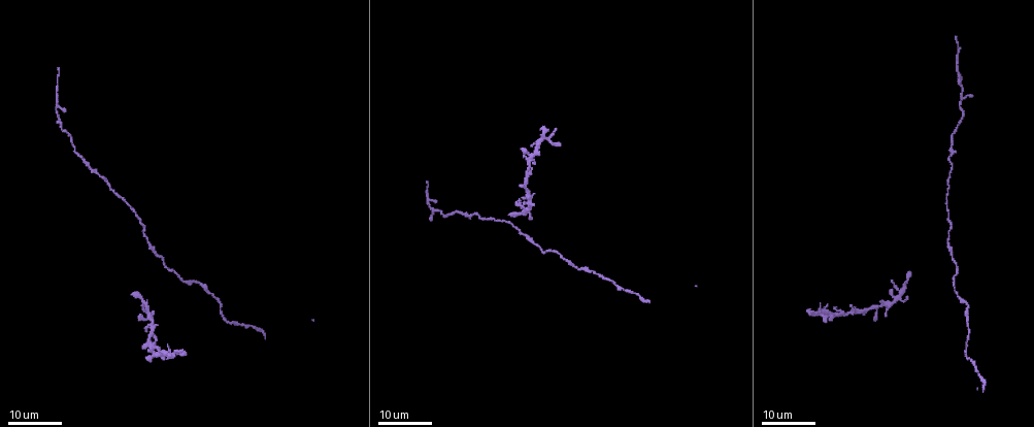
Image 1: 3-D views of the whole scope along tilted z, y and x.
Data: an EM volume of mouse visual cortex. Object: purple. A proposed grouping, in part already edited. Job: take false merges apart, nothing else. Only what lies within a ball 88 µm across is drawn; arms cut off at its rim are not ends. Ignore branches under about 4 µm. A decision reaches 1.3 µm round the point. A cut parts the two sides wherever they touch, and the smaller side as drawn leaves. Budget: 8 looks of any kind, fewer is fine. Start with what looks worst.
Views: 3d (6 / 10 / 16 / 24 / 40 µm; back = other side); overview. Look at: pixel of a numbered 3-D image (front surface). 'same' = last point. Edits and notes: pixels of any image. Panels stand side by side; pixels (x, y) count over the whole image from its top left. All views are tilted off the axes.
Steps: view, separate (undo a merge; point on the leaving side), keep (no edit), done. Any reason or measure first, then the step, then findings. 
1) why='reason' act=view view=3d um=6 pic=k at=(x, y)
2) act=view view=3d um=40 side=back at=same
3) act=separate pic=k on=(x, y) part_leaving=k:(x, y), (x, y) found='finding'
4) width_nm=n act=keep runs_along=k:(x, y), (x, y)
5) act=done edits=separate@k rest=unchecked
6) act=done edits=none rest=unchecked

why='three-way junction' act=view view=3d um=16 pic=1 at=(94, 171)

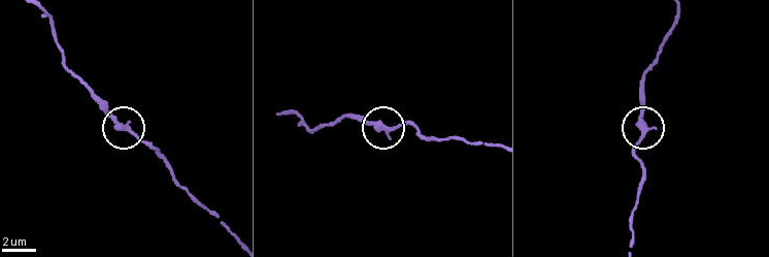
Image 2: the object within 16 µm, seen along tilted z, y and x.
why='closer look' act=view view=3d um=6 pic=2 at=(133, 132)

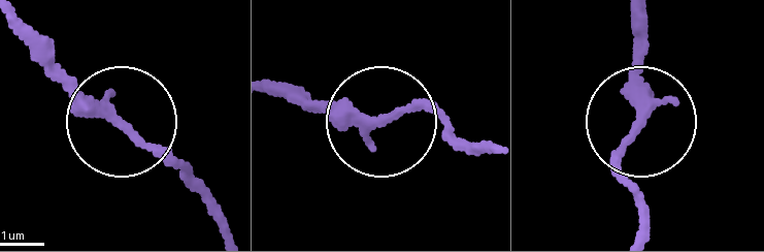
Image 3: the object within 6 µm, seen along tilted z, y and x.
act=keep runs_along=3:(641, 224), (620, 156), (640, 105), (636, 9) found='one cell here'

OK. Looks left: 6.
why='thin neck' act=view view=3d um=16 pic=1 at=(961, 89)

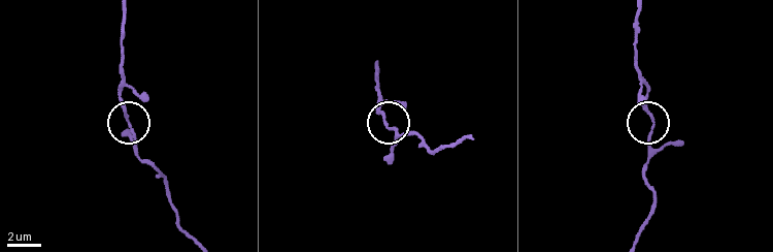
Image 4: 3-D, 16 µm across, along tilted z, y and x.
act=view view=3d um=6 pic=4 at=(132, 128)

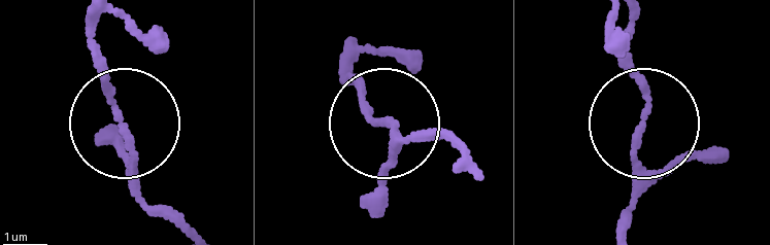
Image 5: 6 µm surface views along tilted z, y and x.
act=keep runs_along=5:(467, 161), (432, 134), (378, 117), (343, 64) found='one cell here'

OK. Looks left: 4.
act=view view=3d um=24 pic=1 at=(949, 241)

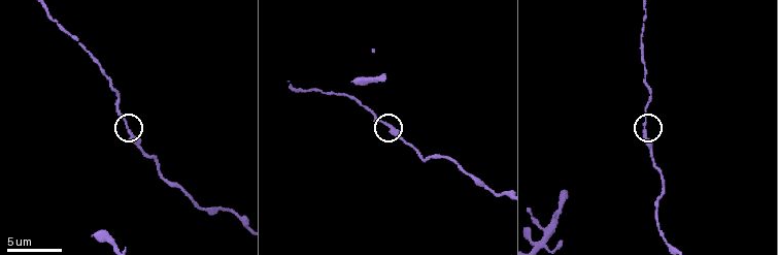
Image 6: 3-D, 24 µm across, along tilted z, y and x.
act=view view=3d um=6 pic=6 at=(643, 128)

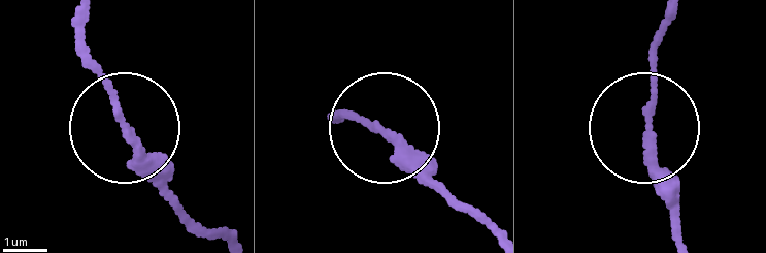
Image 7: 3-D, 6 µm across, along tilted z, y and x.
act=keep runs_along=7:(125, 130), (109, 77), (72, 26) found='all the same cell'

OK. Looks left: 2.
why='thin neck' act=view view=3d um=16 pic=1 at=(966, 355)

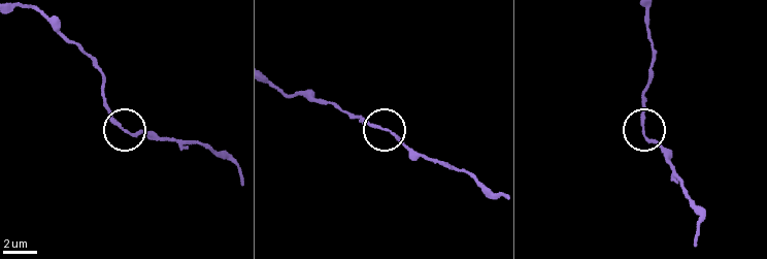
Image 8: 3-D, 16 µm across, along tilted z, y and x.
why='zoom in' act=view view=3d um=6 pic=8 at=(387, 129)

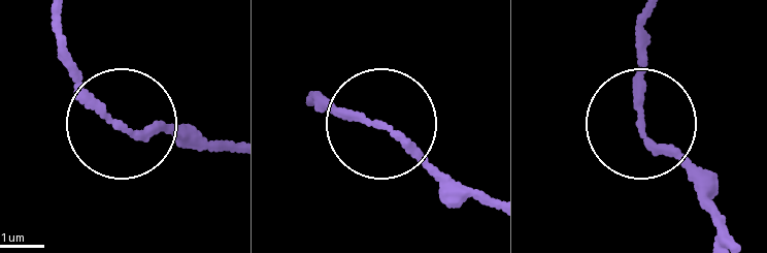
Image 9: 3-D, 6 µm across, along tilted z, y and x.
act=keep found='continuous, no second cell'

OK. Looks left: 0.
act=done edits=none rest=unchecked

